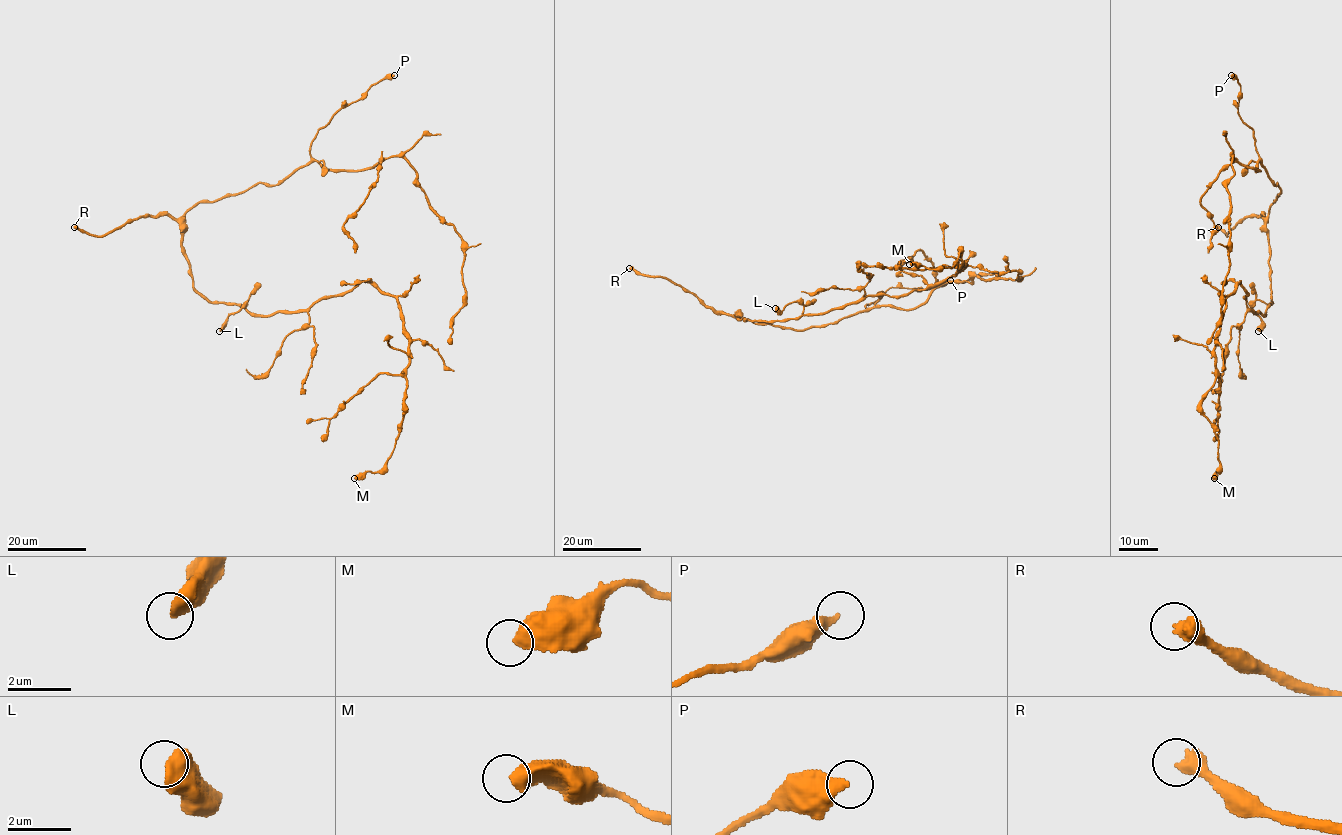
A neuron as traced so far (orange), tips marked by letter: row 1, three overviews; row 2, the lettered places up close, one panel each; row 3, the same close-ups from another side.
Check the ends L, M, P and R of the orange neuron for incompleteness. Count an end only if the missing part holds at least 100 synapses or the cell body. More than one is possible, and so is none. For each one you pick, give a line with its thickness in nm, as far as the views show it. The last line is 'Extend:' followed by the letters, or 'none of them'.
R: Thickness 480 nm
Extend: R

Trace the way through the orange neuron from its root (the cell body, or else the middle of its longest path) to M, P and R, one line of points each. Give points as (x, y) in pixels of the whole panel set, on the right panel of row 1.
M: (1268, 239), (1271, 301), (1255, 312), (1240, 281), (1226, 298), (1200, 406), (1218, 441), (1214, 478)
P: (1268, 239), (1265, 218), (1280, 189), (1258, 160), (1254, 131), (1238, 113), (1240, 85), (1231, 75)
R: (1268, 239), (1262, 215), (1247, 216), (1227, 235), (1218, 227)

